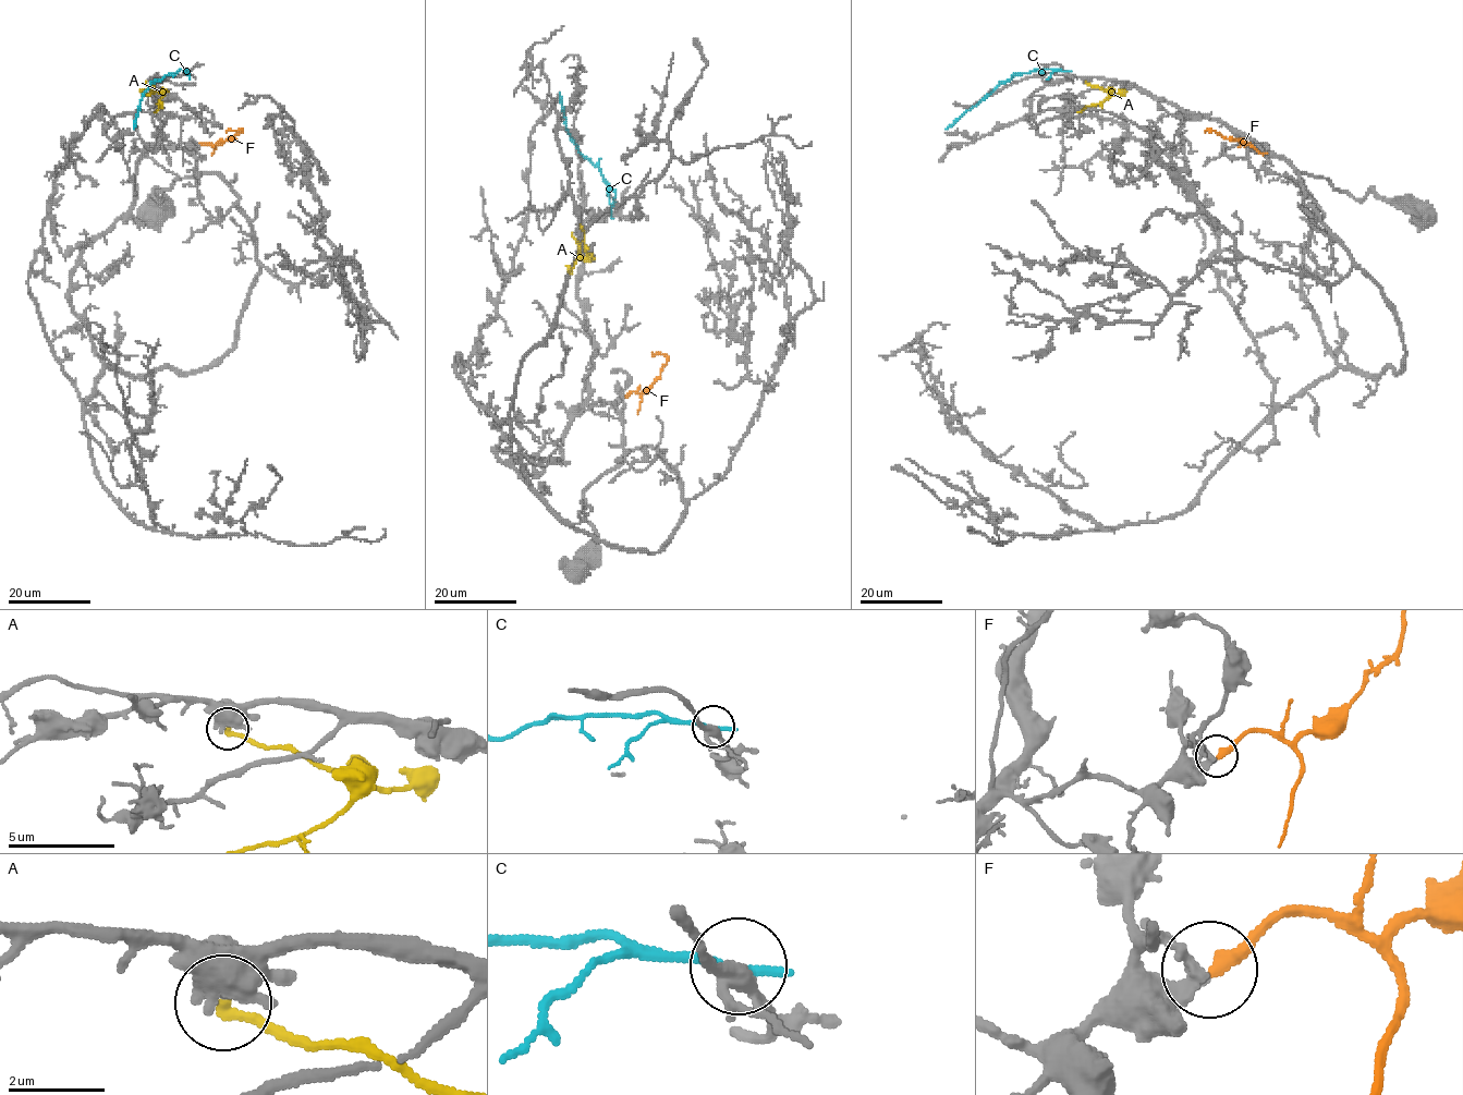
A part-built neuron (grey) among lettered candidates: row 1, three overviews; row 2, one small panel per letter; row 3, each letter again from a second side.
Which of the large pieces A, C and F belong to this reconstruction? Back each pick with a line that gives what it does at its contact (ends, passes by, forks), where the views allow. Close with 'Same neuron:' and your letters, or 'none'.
F: it ends
Same neuron: F

